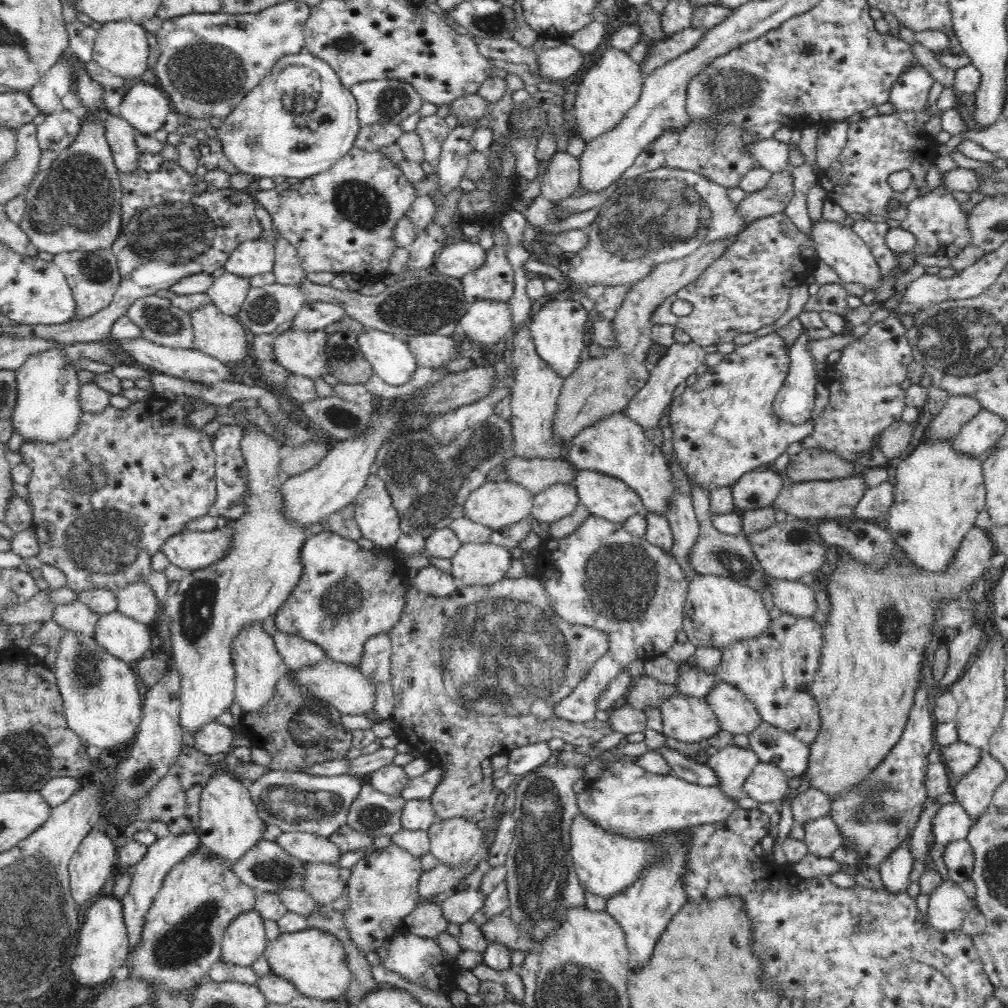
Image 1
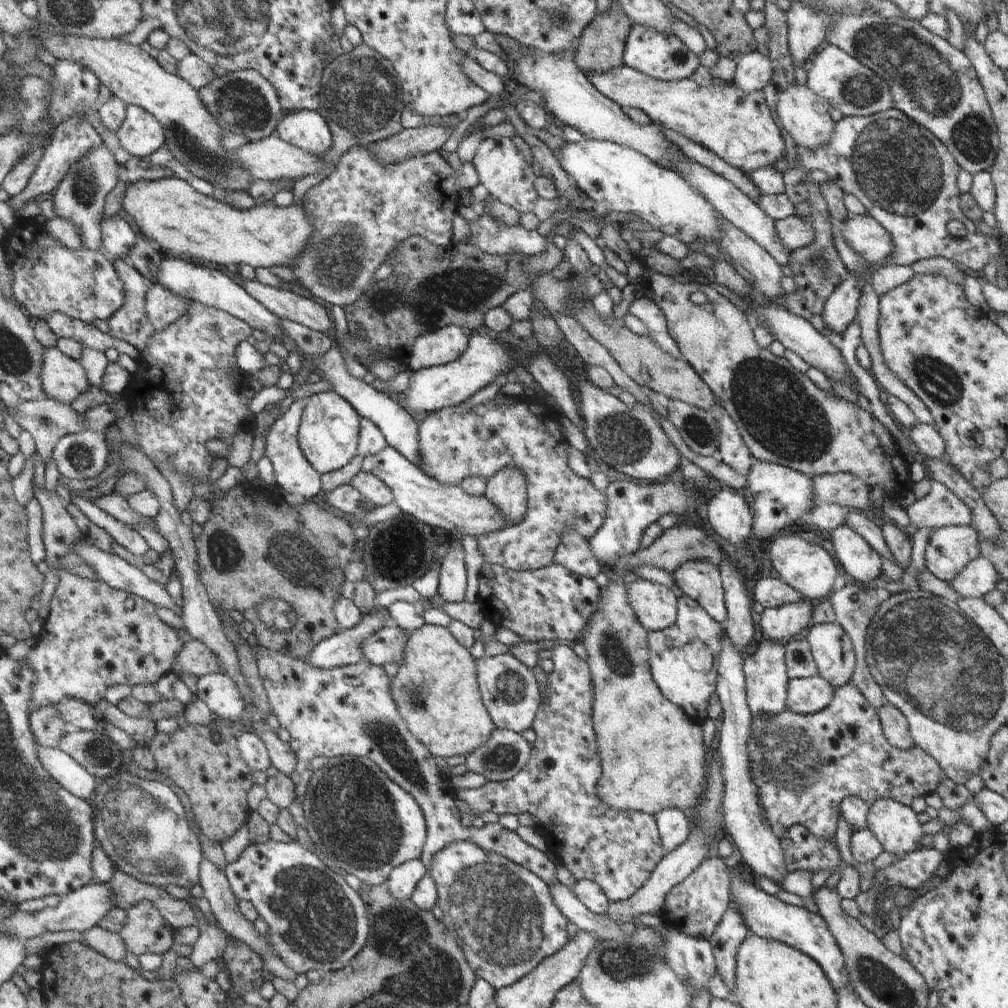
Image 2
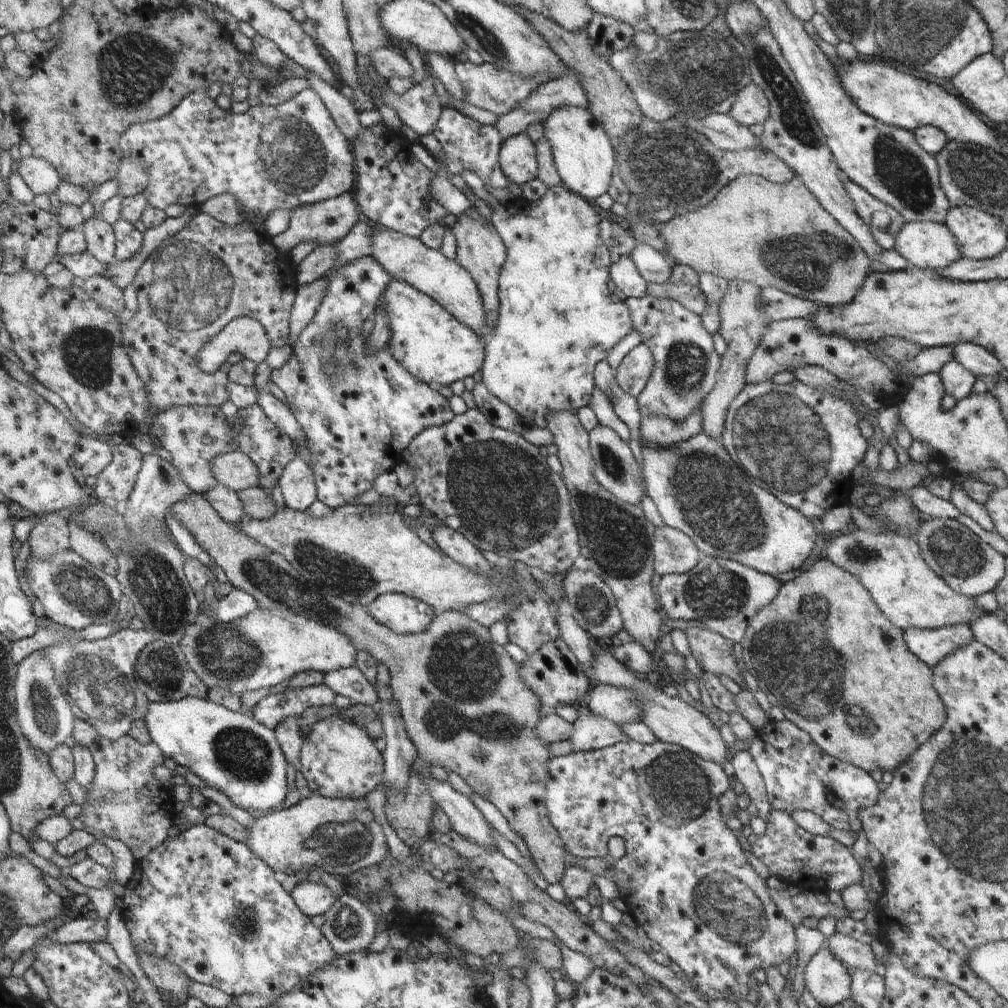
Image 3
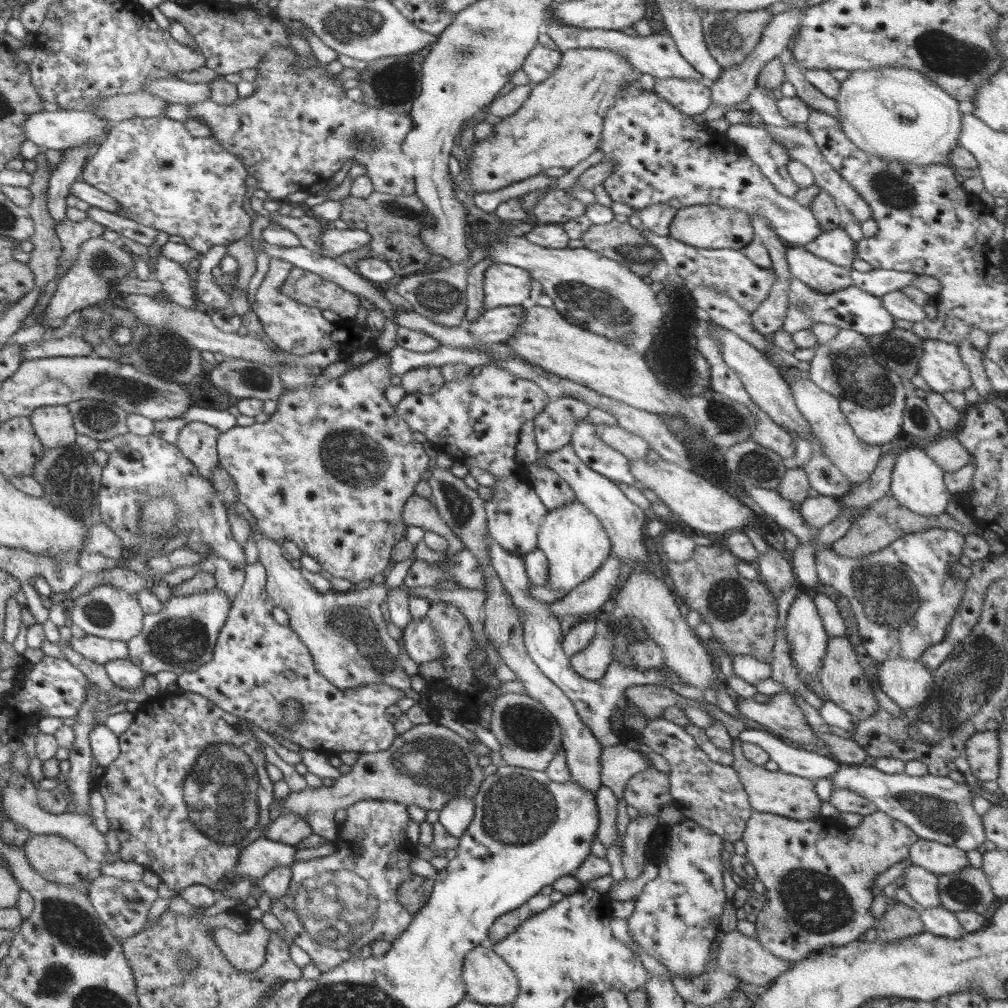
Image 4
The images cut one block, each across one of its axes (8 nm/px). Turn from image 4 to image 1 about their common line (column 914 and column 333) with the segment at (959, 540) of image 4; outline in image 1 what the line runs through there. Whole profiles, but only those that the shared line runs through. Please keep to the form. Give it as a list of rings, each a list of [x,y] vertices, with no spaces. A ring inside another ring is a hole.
[[[317,528],[313,530],[308,538],[304,541],[301,550],[301,561],[303,564],[303,571],[300,580],[296,583],[294,590],[288,595],[288,598],[284,601],[284,604],[278,609],[275,614],[275,625],[277,630],[285,632],[286,634],[297,634],[304,638],[304,640],[312,641],[318,646],[322,647],[327,653],[328,659],[350,664],[356,668],[360,668],[362,659],[364,658],[364,643],[371,637],[379,635],[380,633],[388,634],[392,627],[400,620],[401,614],[404,610],[406,602],[407,590],[414,586],[414,579],[408,577],[409,563],[403,561],[402,556],[392,557],[390,559],[378,559],[373,553],[373,549],[363,549],[356,543],[355,540],[344,538],[339,534],[327,531],[326,529]]]

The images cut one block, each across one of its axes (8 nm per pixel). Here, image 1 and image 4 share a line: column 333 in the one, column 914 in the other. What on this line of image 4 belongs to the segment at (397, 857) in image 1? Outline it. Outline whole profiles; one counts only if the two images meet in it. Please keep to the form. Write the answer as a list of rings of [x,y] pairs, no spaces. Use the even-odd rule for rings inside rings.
[[[753,810],[741,839],[747,848],[747,860],[766,888],[765,906],[756,916],[756,940],[773,955],[796,962],[820,949],[854,942],[862,933],[876,928],[878,921],[871,912],[873,883],[888,867],[909,860],[910,846],[920,838],[908,826],[878,810],[866,815],[856,828],[840,824],[836,817],[792,820]]]

